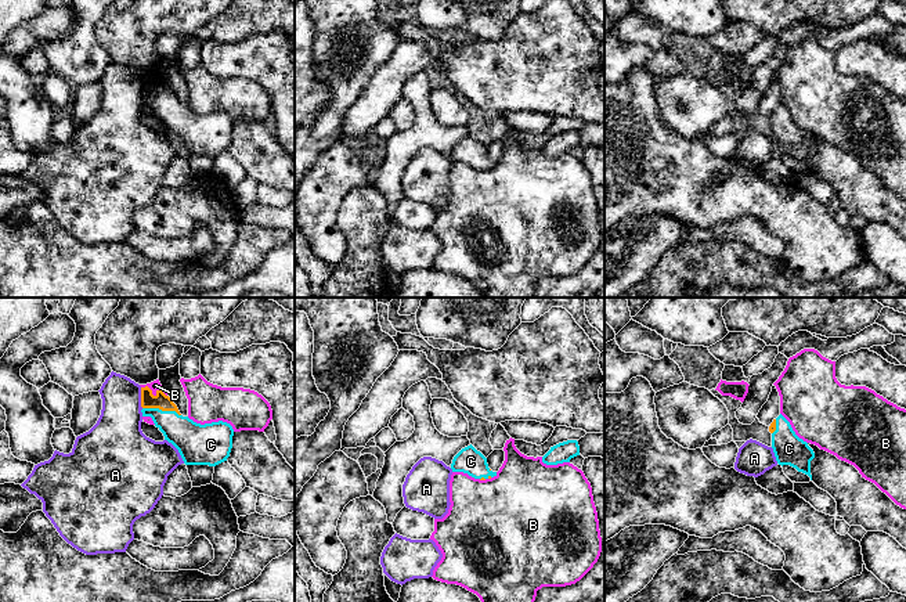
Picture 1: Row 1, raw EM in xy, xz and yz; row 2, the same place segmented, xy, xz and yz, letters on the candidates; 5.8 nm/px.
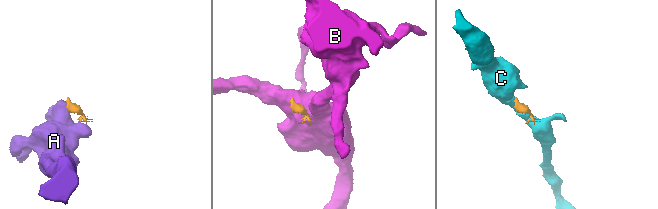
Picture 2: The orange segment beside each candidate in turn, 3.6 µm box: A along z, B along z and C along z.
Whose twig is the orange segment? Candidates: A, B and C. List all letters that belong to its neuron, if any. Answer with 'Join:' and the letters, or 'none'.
Join: C

